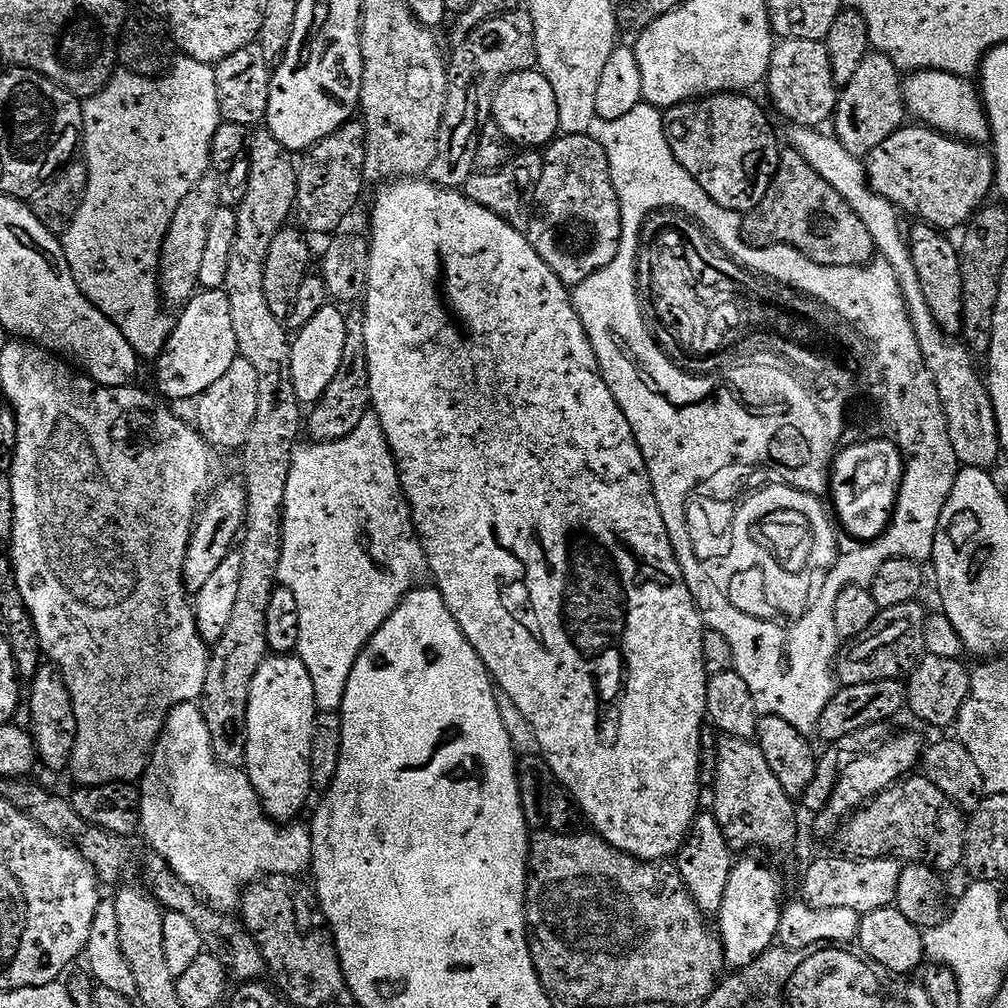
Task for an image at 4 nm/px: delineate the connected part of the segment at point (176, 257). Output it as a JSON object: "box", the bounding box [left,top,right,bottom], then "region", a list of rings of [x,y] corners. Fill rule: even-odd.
{"box":[160,174,222,310],"region":[[[209,174],[202,177],[190,190],[190,194],[186,194],[186,198],[178,206],[168,227],[168,233],[160,251],[160,290],[163,303],[173,304],[176,310],[183,309],[201,287],[199,271],[202,268],[202,258],[205,257],[210,224],[215,212],[222,207],[219,183],[221,184],[221,181],[215,175]]]}

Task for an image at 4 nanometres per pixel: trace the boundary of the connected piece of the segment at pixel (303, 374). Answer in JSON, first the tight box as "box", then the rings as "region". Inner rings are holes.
{"box":[291,302,347,406],"region":[[[328,302],[308,325],[295,333],[291,345],[291,385],[301,405],[315,406],[319,403],[342,366],[347,334],[345,317],[335,303]]]}

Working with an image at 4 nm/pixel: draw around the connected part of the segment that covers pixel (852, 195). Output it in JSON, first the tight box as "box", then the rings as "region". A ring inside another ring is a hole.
{"box":[787,126,918,290],"region":[[[793,126],[787,130],[789,131],[788,140],[792,143],[789,145],[817,174],[826,178],[826,182],[830,182],[830,186],[834,186],[838,194],[842,194],[842,198],[854,210],[854,214],[858,214],[858,218],[862,220],[862,226],[866,226],[877,253],[888,259],[887,267],[898,278],[900,290],[906,290],[906,286],[910,286],[910,278],[918,278],[918,270],[914,270],[914,258],[908,249],[905,233],[903,231],[900,233],[899,218],[901,217],[898,215],[898,210],[889,200],[879,196],[869,186],[865,161],[859,156],[850,154],[846,146],[838,143],[835,135],[828,133],[827,136],[824,130]]]}

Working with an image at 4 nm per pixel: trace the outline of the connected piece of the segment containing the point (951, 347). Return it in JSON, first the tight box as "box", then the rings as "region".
{"box":[904,296,1002,469],"region":[[[910,296],[910,302],[904,302],[904,310],[910,325],[910,331],[918,338],[918,346],[922,350],[922,358],[926,362],[926,370],[936,383],[938,398],[942,402],[942,410],[946,414],[946,422],[950,430],[950,446],[954,449],[956,461],[961,467],[982,469],[994,468],[1002,449],[1000,431],[996,425],[996,415],[992,400],[988,396],[987,383],[976,373],[972,365],[973,353],[959,339],[948,336],[934,322],[934,314],[930,314],[930,306],[920,306],[920,300]]]}

